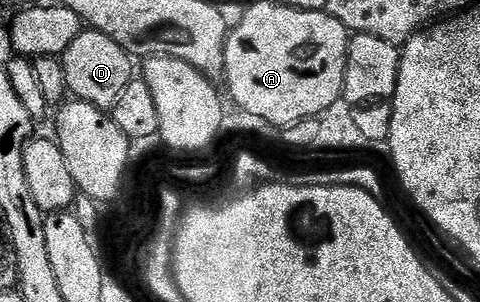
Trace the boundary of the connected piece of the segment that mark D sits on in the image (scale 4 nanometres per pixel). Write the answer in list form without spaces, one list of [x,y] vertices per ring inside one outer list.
[[[82,30],[59,59],[67,78],[68,95],[102,110],[111,110],[115,102],[119,102],[119,94],[123,94],[135,78],[134,57],[119,46],[115,38],[107,38],[102,32]]]

